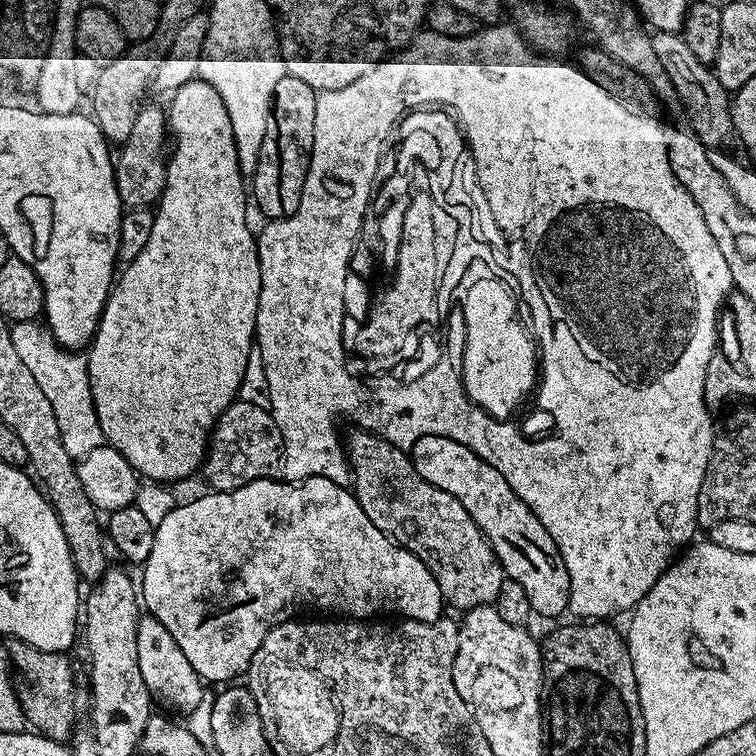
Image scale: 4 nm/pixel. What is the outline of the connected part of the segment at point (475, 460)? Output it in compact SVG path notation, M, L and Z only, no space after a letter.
M441 436L418 438L412 443L410 455L414 470L418 470L418 474L422 474L426 482L438 486L438 490L446 490L446 494L458 498L458 502L466 506L466 514L474 518L474 522L480 528L480 533L488 539L488 545L492 547L498 562L504 568L505 577L518 582L518 586L526 590L526 598L530 598L533 613L537 617L565 615L568 612L570 598L570 578L566 570L566 562L562 562L562 554L554 538L550 538L546 526L542 526L542 522L538 522L538 518L528 508L528 504L522 502L522 498L518 498L510 482L506 482L506 478L502 478L502 474L498 474L498 470L494 470L490 462L478 458L478 454L474 454L469 445L459 444L450 438Z

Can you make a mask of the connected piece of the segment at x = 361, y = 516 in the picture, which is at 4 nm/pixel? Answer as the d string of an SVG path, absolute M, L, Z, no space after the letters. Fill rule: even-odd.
M311 476L308 480L301 480L299 482L281 482L279 479L273 478L271 480L251 480L248 484L242 484L239 488L231 490L212 490L207 493L209 496L200 496L197 500L192 500L189 504L184 502L177 503L175 508L170 510L170 514L166 514L166 518L162 518L162 522L156 525L156 537L154 538L154 550L150 550L150 558L142 565L142 584L152 584L152 600L156 600L156 608L146 608L147 615L153 616L158 622L162 622L162 626L166 626L166 630L170 630L170 634L174 638L174 642L178 642L178 646L182 650L182 654L186 654L186 659L190 661L190 666L194 666L194 670L199 674L200 679L205 682L211 680L228 680L224 682L232 682L236 675L247 673L248 663L258 650L258 646L262 646L262 642L266 638L266 634L274 626L284 623L289 619L290 614L296 614L299 608L317 608L317 613L328 614L333 608L333 613L347 614L352 618L372 618L375 612L397 612L397 617L405 620L417 620L418 622L434 622L441 619L443 608L446 608L446 601L444 595L438 590L438 582L434 582L434 574L430 574L430 570L415 556L410 550L406 550L402 545L397 544L391 536L388 536L382 530L378 530L378 526L374 526L374 522L370 522L370 518L366 518L366 514L362 510L362 506L356 501L355 495L345 485L335 484L330 482L330 478L318 478ZM248 580L252 580L252 600L248 600L248 596L244 596L244 592L248 592ZM164 584L168 584L168 592L160 592L160 588L164 588ZM268 584L280 584L280 588L284 588L284 592L280 592L280 596L276 596L276 600L268 600ZM160 596L168 596L168 612L160 612Z

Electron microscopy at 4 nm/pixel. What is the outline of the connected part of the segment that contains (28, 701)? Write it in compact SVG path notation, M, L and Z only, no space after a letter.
M9 639L6 655L14 673L16 696L24 711L24 719L42 736L68 742L77 731L76 725L76 676L72 664L63 652L38 650L21 640Z

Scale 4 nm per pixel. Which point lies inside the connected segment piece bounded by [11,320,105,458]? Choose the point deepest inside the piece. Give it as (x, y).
(62, 375)

